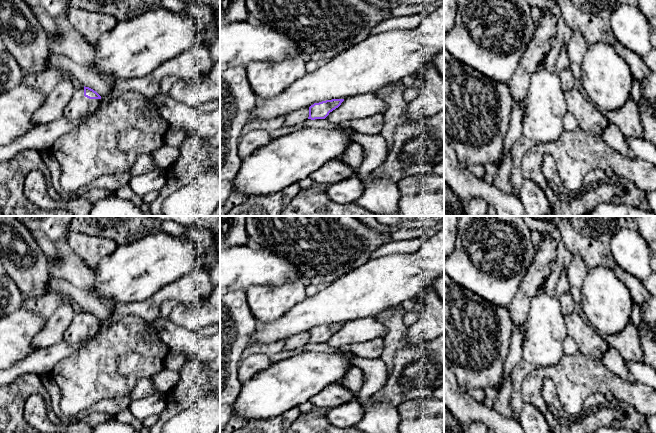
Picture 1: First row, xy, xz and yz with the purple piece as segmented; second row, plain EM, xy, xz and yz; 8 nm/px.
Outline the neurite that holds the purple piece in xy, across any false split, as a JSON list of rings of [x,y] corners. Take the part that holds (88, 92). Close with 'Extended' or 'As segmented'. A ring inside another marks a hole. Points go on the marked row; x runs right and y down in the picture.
[[[81,86],[77,89],[66,106],[63,116],[77,121],[93,114],[101,103],[101,96],[93,89]]]. Extended

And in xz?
[[[332,99],[314,103],[309,107],[308,119],[325,119],[329,113],[338,108],[343,101],[344,99]]]. As segmented

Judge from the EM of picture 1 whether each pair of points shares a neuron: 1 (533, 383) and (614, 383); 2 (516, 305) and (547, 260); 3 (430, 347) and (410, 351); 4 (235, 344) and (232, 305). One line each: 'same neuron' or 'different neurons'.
1: same neuron
2: same neuron
3: same neuron
4: same neuron

